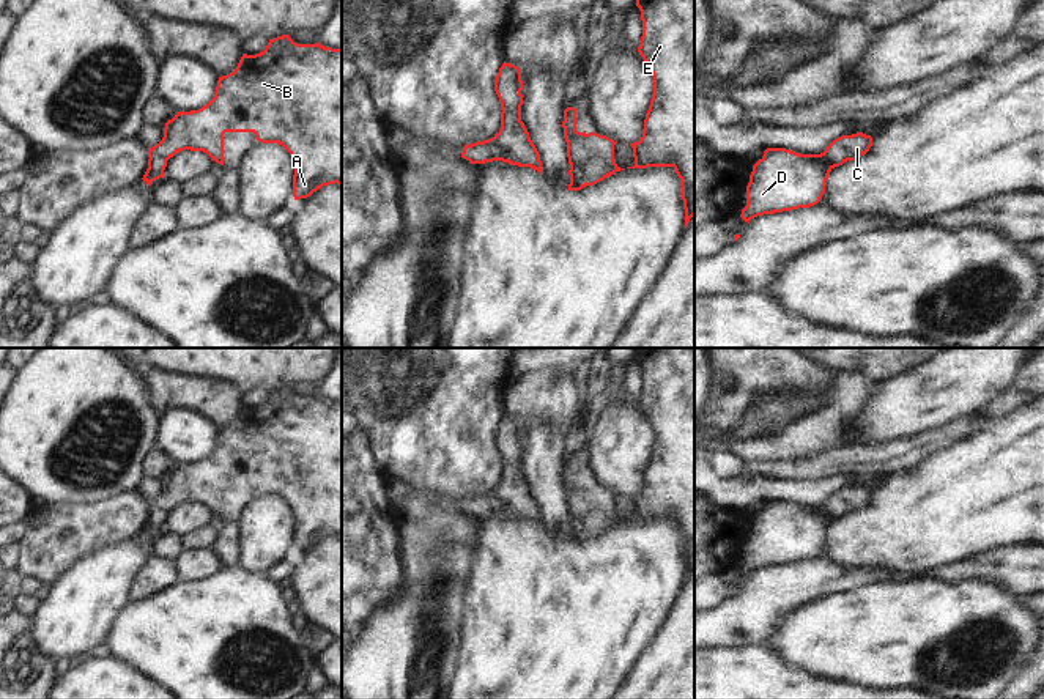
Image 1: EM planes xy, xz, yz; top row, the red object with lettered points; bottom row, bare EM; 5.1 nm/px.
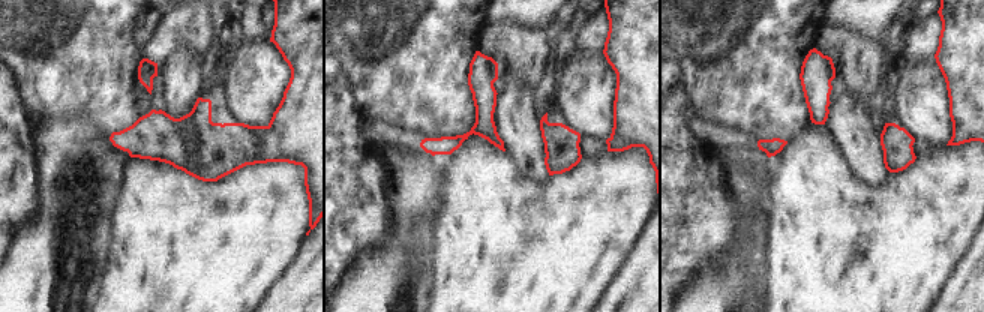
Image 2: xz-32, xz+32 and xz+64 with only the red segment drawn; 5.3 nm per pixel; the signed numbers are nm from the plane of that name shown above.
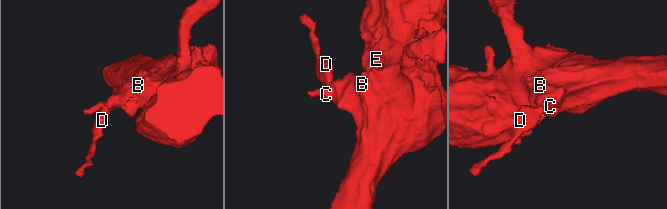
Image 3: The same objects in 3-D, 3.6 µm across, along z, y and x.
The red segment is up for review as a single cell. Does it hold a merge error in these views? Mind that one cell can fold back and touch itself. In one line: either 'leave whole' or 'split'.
leave whole

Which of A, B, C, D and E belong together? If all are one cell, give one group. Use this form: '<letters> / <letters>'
A B C D E

